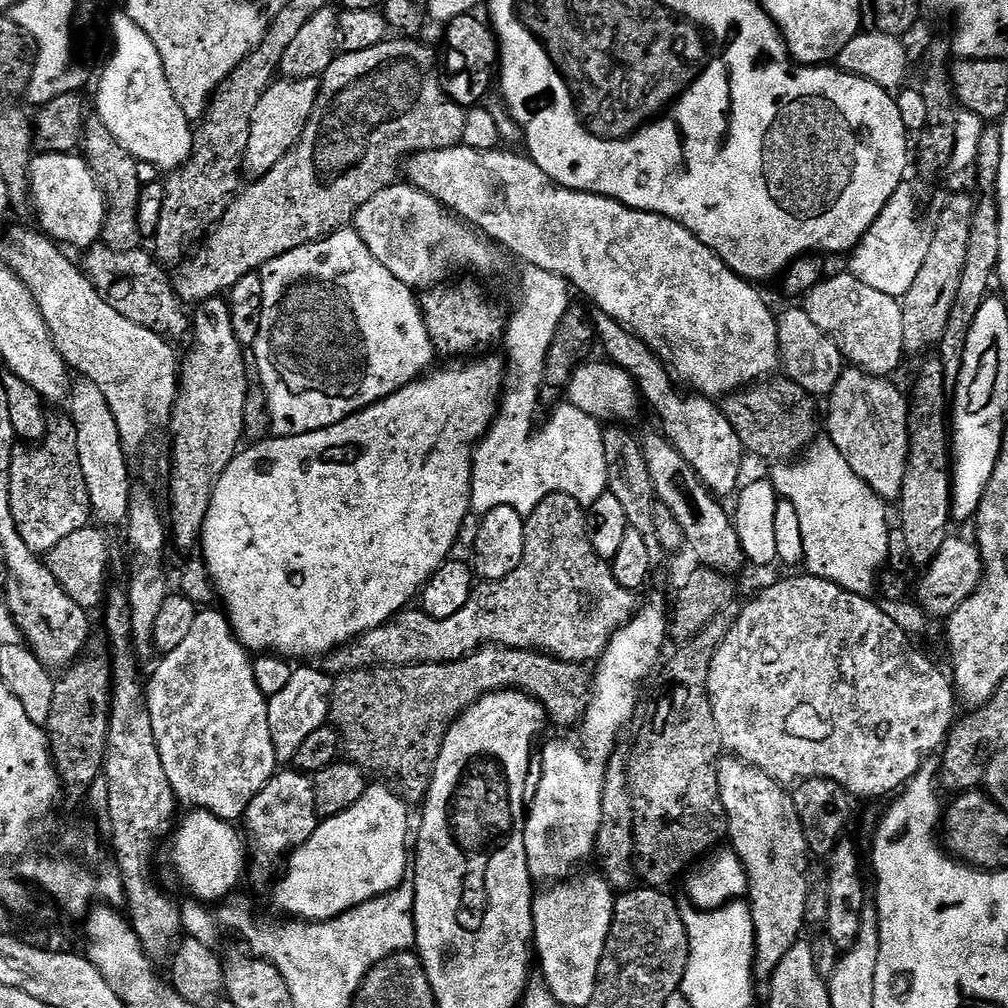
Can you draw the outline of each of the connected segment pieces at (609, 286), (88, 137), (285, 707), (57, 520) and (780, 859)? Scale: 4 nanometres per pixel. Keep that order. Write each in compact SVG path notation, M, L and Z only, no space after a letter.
M457 146L429 152L417 152L407 157L406 172L408 168L408 176L406 176L406 180L412 186L432 195L438 203L443 204L445 208L451 210L472 228L479 230L501 249L509 248L518 259L525 260L523 262L525 265L563 276L575 291L577 288L582 295L589 296L600 307L599 311L603 315L614 318L623 328L628 328L642 342L646 342L646 346L650 346L652 353L664 363L677 385L683 386L693 393L709 398L717 398L716 396L727 398L733 392L739 392L757 382L769 379L781 367L780 343L776 330L777 317L774 312L772 316L767 302L760 297L760 292L756 289L759 287L755 283L744 280L738 274L734 274L734 270L727 268L705 244L698 242L698 238L694 238L694 234L690 234L690 230L686 230L686 226L665 216L659 216L656 212L639 212L636 208L627 208L625 204L612 200L608 196L596 196L592 192L575 192L572 188L564 188L548 177L527 155L519 156L516 150L500 151L489 150L483 146L479 148Z
M92 118L84 125L84 139L82 141L82 155L88 161L88 167L100 181L106 197L106 219L102 233L103 243L109 246L128 246L140 232L140 224L136 221L136 207L140 201L141 165L131 156L106 130L104 123L99 118Z
M295 667L289 685L278 694L269 697L267 722L270 724L271 741L274 742L277 763L291 763L294 754L302 746L302 742L314 730L322 728L329 719L334 682L326 672L319 667L316 668Z
M49 435L43 442L35 446L22 446L10 456L8 470L8 501L12 517L16 523L22 542L33 554L47 554L51 548L58 546L62 538L70 538L74 530L89 527L93 519L92 496L88 492L88 480L84 477L85 465L80 463L80 448L75 439L63 440L60 436Z
M735 758L721 759L718 786L724 815L728 817L727 839L729 841L732 839L730 847L744 863L744 869L748 875L746 900L752 910L756 935L754 976L757 981L764 982L772 977L782 958L801 939L800 931L806 926L806 872L810 863L808 839L804 837L804 827L800 824L798 814L794 810L794 802L786 791L785 785L779 784L762 770Z

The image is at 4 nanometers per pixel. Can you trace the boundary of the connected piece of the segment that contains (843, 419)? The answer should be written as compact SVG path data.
M845 367L841 372L838 382L832 387L826 397L828 403L828 432L827 439L838 446L842 458L850 462L850 470L874 490L881 500L885 502L899 501L902 494L902 486L906 478L906 466L908 465L908 405L909 397L904 396L892 385L891 379L882 376L872 376L869 372L863 372L861 368Z

